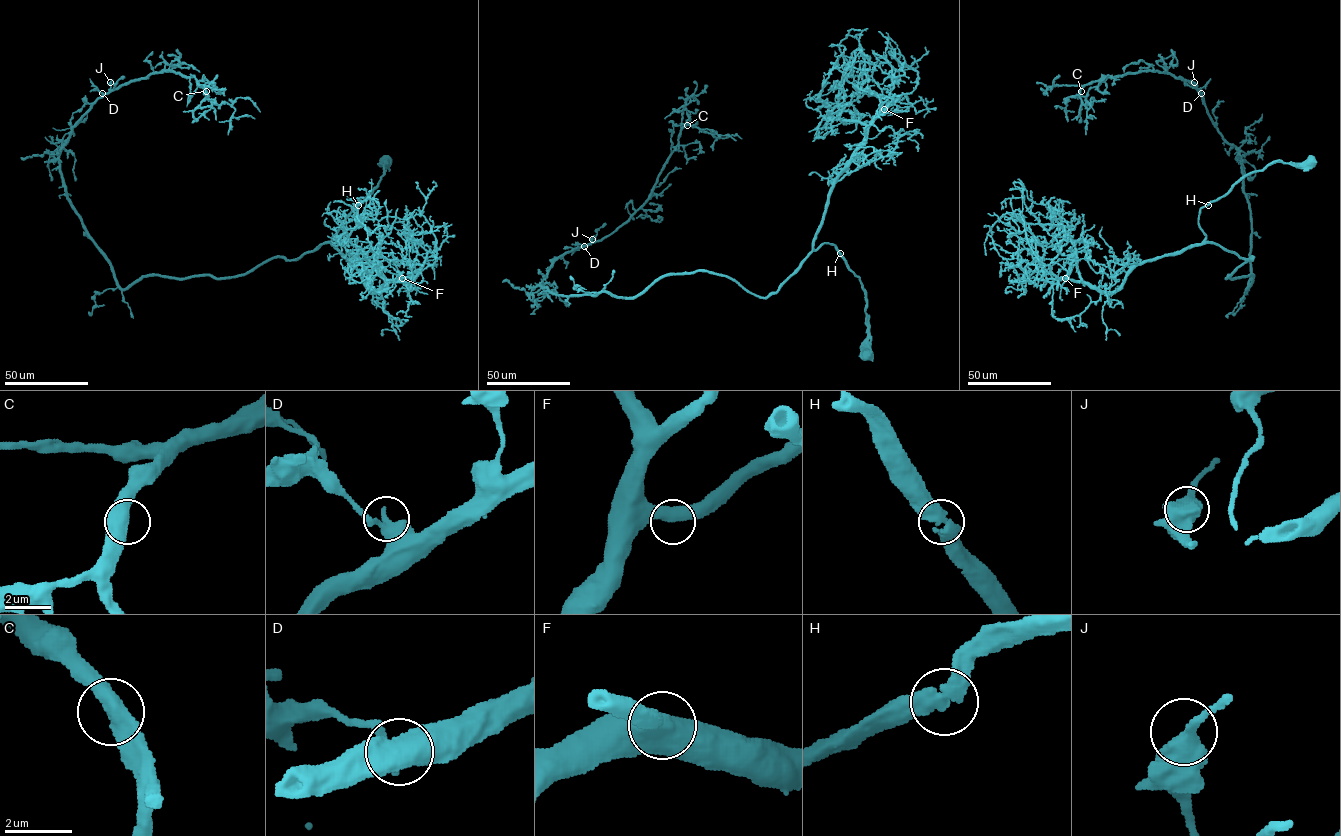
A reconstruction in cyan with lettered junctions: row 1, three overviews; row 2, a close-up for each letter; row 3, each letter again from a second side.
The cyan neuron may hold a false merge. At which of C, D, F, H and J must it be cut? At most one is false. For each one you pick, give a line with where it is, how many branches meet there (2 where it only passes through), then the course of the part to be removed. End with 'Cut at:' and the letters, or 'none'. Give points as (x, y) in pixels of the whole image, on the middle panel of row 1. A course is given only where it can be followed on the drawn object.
Cut at: none

